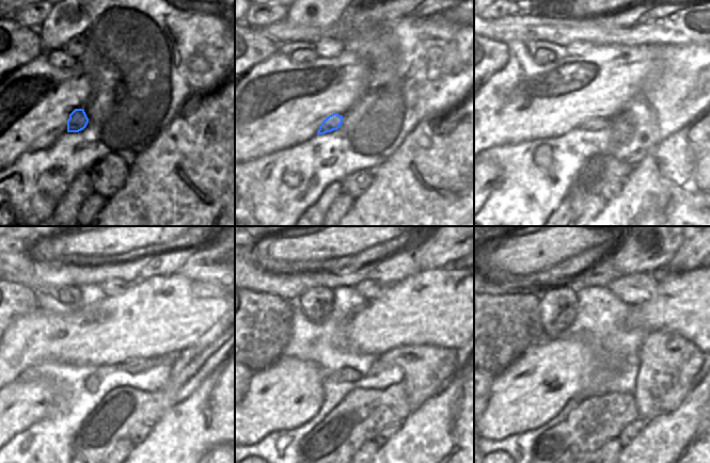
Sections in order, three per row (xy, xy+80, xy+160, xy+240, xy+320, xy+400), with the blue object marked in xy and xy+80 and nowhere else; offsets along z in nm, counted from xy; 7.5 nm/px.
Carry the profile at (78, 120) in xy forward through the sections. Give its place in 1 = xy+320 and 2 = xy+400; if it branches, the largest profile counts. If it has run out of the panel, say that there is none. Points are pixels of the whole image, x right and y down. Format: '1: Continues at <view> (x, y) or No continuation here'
1: Continues at xy+320 (427, 369)
2: Continues at xy+400 (668, 364).

